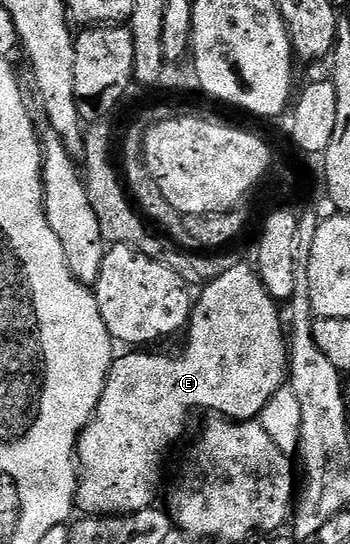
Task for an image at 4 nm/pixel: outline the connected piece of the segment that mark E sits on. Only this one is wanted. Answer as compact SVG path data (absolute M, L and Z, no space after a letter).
M236 264L233 268L225 270L221 276L216 276L208 285L205 283L199 289L192 305L192 316L188 319L186 335L188 341L184 344L184 349L177 356L163 356L156 350L128 350L125 356L117 355L112 361L108 371L108 381L104 384L102 398L96 407L96 413L88 421L80 432L80 438L76 441L76 458L78 461L78 483L76 485L76 503L75 507L80 508L81 513L88 516L128 516L131 512L141 512L147 508L153 507L157 503L156 491L160 488L160 471L164 468L164 455L179 442L184 436L184 431L188 428L188 415L195 408L205 408L206 411L212 412L217 417L226 420L256 420L260 412L274 398L277 390L285 387L286 377L288 375L288 353L290 351L289 341L286 339L286 328L280 325L280 312L277 301L272 299L270 294L264 288L259 276L256 274L255 267L244 264Z

